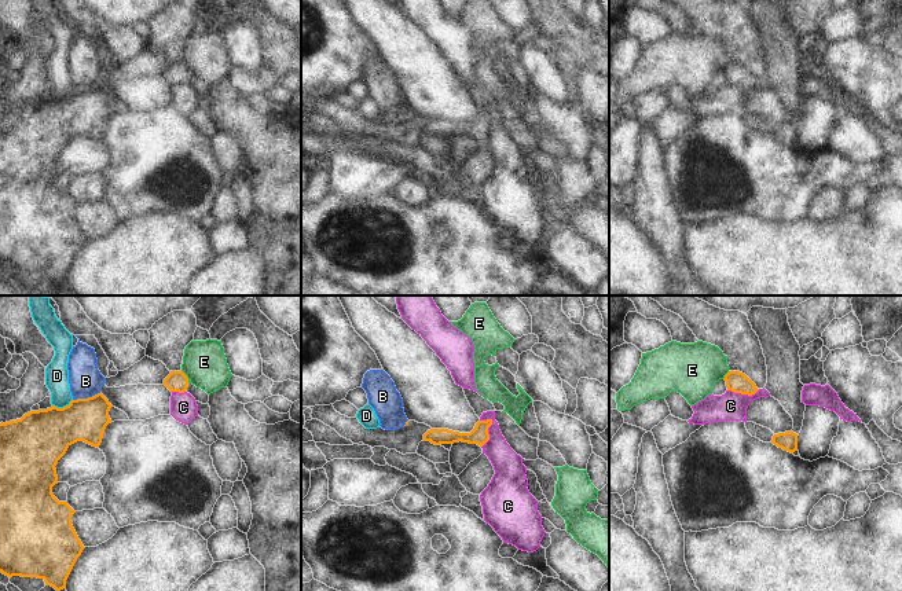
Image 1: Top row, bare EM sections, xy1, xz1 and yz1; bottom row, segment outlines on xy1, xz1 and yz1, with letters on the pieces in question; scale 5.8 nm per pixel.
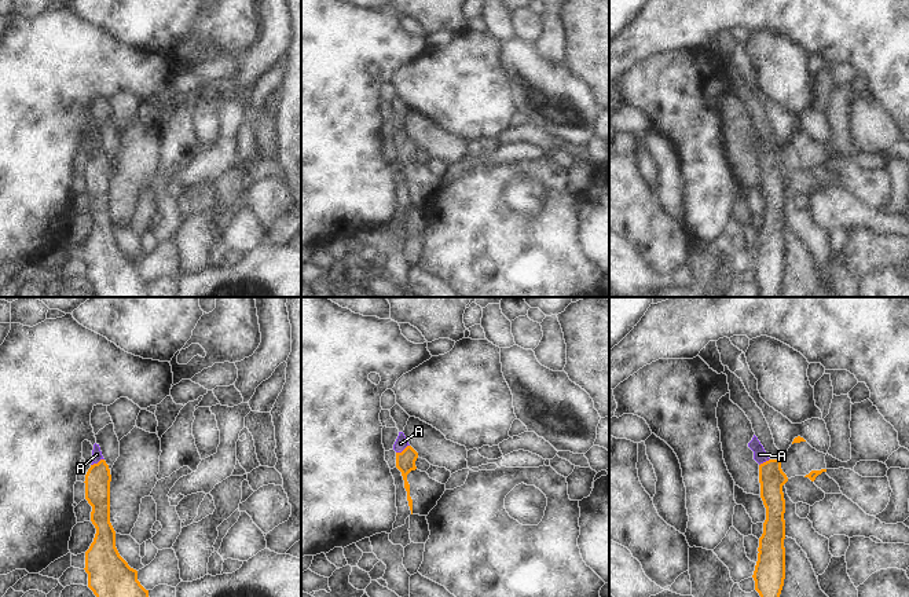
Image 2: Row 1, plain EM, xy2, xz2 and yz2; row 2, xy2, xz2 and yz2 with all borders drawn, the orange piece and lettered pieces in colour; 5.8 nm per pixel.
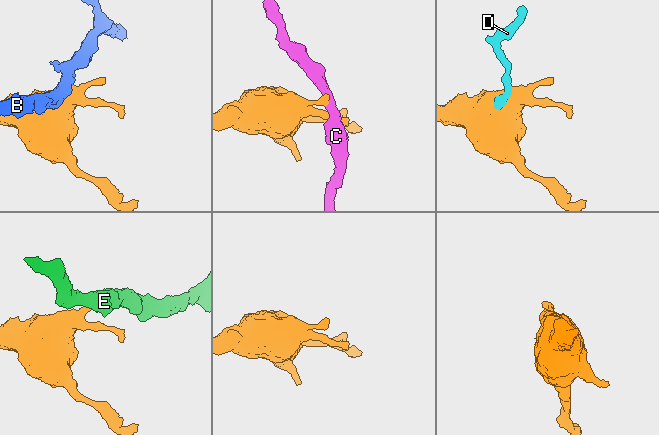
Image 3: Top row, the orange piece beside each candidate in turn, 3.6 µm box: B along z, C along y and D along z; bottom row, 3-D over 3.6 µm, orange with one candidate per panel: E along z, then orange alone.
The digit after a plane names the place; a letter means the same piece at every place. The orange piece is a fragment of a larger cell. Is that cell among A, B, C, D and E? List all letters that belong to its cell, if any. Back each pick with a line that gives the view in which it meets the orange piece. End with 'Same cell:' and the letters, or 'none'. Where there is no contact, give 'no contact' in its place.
A: contact in xy2
Same cell: A

